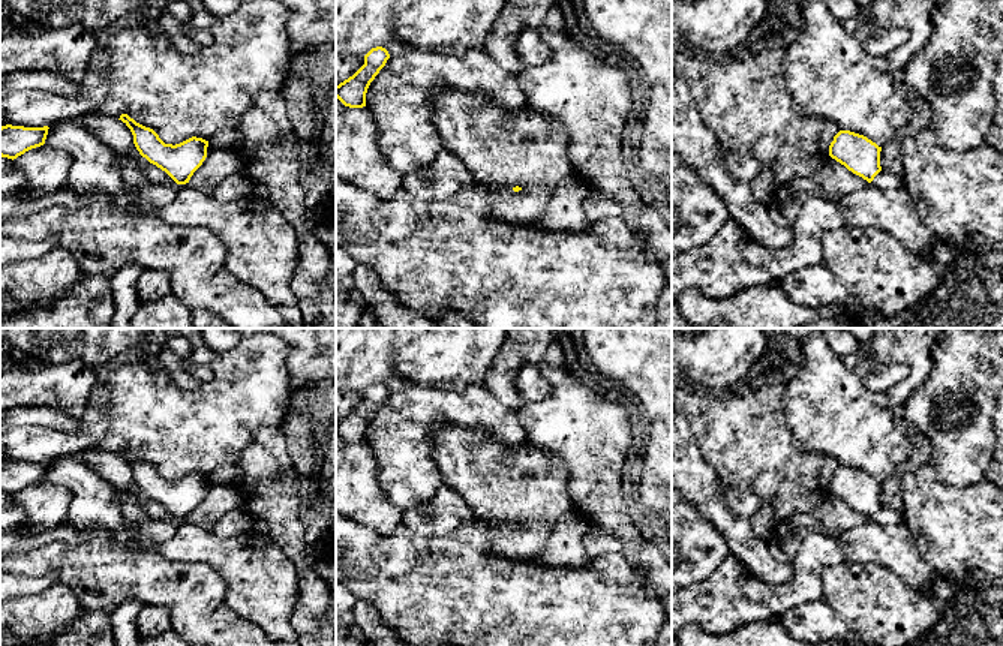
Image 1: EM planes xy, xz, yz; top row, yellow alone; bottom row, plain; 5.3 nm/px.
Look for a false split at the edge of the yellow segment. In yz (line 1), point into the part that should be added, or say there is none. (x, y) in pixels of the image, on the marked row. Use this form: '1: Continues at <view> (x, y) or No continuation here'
1: No continuation here

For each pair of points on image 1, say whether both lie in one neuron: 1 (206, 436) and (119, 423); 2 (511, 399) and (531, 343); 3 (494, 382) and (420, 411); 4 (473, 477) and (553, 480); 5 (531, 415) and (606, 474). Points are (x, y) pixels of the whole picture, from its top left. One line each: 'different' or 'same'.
1: same
2: same
3: different
4: same
5: same

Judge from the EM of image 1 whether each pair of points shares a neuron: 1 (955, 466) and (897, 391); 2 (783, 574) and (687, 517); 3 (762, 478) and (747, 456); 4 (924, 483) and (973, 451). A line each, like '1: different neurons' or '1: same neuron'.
1: different neurons
2: different neurons
3: same neuron
4: different neurons

